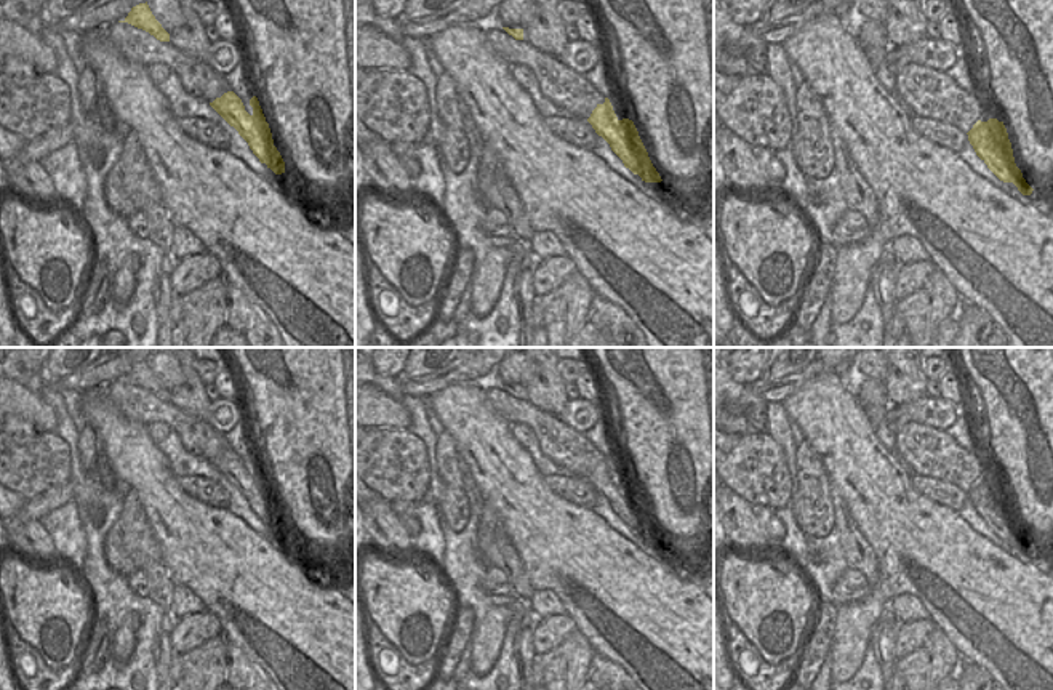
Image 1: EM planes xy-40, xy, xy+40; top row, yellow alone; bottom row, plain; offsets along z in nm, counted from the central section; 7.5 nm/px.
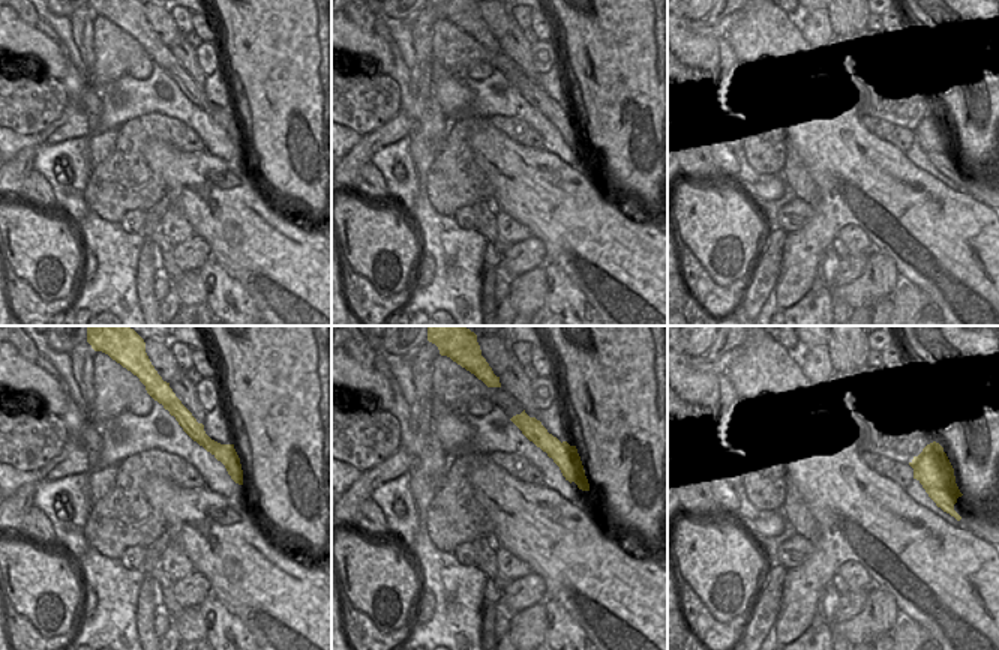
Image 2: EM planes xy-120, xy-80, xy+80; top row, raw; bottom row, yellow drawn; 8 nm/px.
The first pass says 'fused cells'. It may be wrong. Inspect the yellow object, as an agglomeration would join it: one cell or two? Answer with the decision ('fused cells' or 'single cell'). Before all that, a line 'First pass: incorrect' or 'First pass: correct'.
First pass: correct
fused cells

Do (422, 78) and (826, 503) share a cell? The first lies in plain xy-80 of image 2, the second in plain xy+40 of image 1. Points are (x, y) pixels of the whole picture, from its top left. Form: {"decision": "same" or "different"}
{"decision": "same"}

